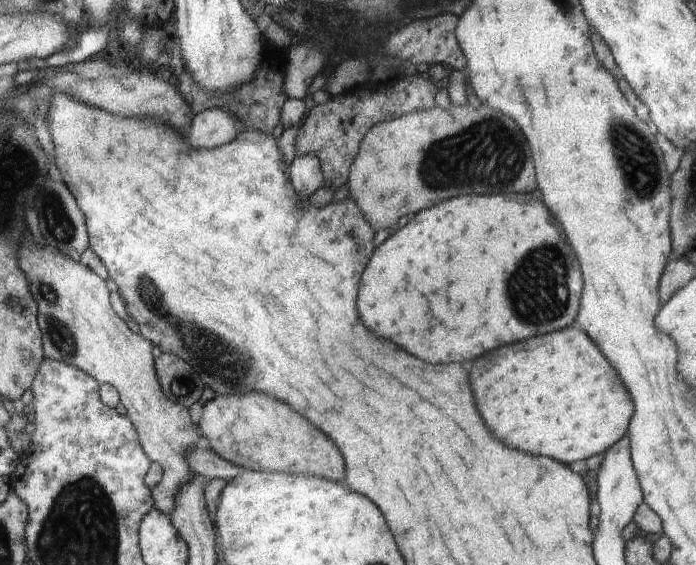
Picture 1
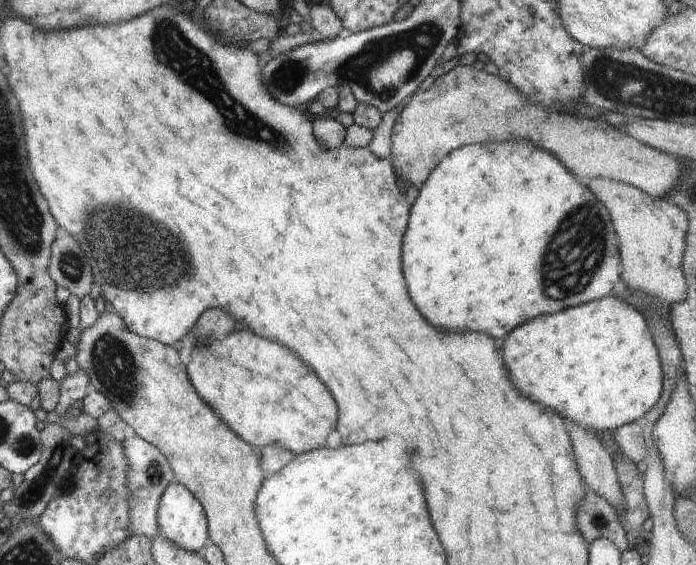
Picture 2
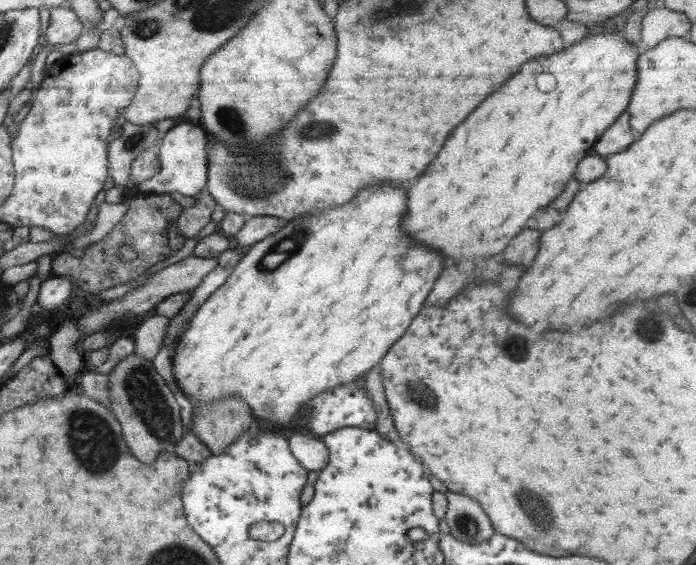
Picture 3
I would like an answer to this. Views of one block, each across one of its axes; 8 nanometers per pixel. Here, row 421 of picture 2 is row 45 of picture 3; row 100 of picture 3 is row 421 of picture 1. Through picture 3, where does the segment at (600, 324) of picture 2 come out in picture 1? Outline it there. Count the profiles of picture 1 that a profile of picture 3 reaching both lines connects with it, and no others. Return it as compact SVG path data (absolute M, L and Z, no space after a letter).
M564 328L552 334L530 338L526 342L492 350L476 358L468 374L470 374L472 394L484 424L508 448L536 456L548 456L568 466L572 462L604 454L629 430L634 405L627 390L621 380L618 380L618 376L612 376L612 366L594 346L594 342L576 328Z

